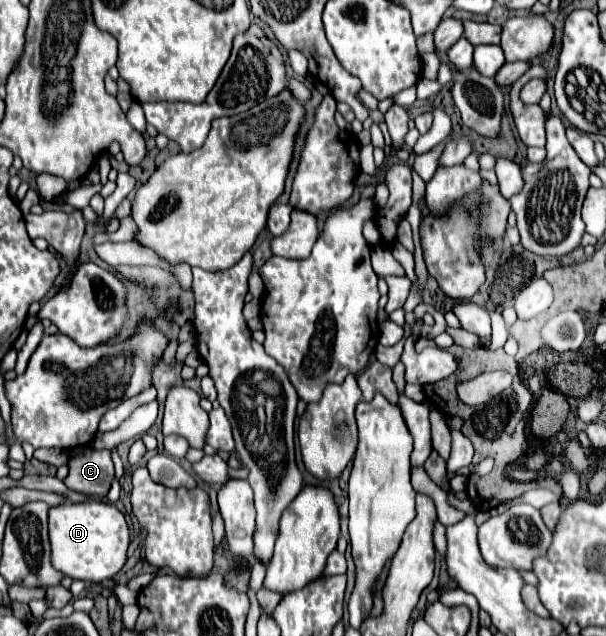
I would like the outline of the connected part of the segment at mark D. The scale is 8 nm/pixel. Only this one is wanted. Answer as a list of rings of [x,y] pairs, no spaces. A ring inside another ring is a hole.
[[[107,501],[65,503],[49,509],[49,539],[53,567],[71,579],[99,583],[113,579],[127,563],[131,531],[125,515]]]

